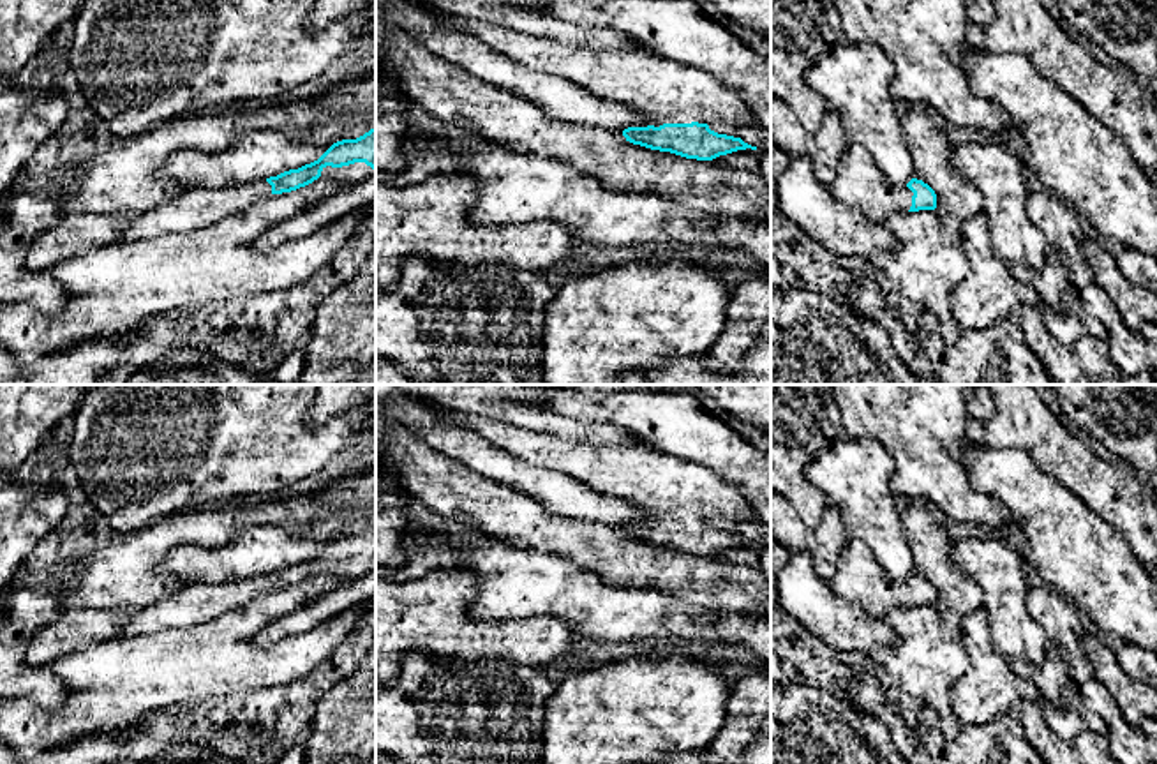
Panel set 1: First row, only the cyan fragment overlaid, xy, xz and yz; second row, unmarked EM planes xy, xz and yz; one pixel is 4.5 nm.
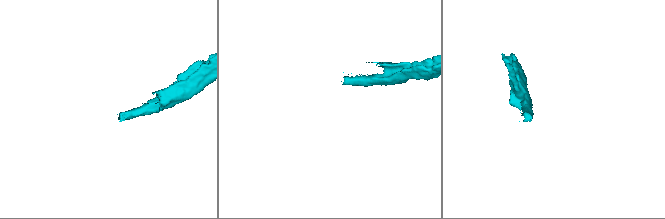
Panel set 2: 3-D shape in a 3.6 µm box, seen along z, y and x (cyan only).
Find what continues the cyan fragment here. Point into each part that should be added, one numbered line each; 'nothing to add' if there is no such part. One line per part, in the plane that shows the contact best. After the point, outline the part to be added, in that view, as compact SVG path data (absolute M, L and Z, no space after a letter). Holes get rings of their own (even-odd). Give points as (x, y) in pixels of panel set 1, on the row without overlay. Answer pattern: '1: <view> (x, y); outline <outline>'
1: xy (355, 569); outline M355 558L342 563L326 561L323 563L321 572L314 577L328 575L339 582L349 582L349 580L362 579L372 570L374 565L370 561L367 561L365 558Z

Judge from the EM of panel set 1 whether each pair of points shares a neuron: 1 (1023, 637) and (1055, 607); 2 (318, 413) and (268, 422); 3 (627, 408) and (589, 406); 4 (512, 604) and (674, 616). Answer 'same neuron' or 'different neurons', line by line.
1: different neurons
2: different neurons
3: same neuron
4: same neuron

